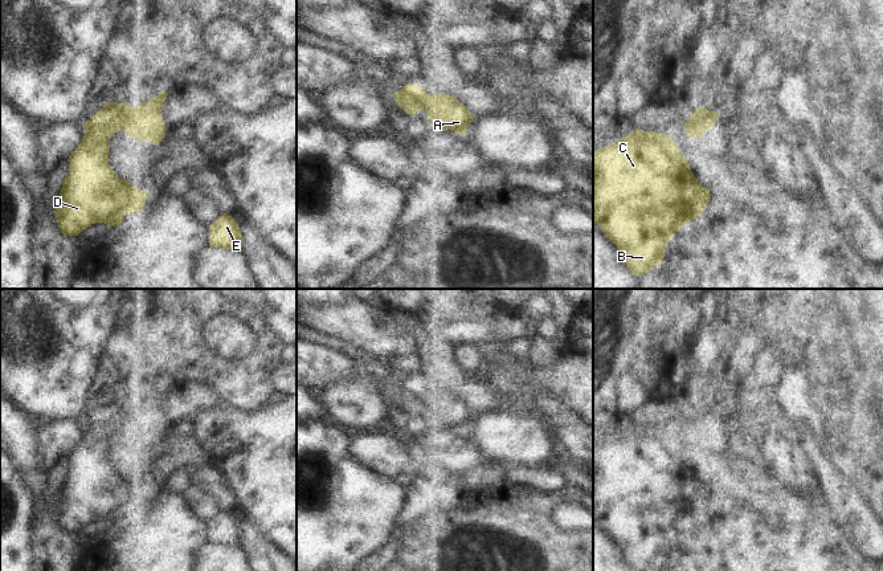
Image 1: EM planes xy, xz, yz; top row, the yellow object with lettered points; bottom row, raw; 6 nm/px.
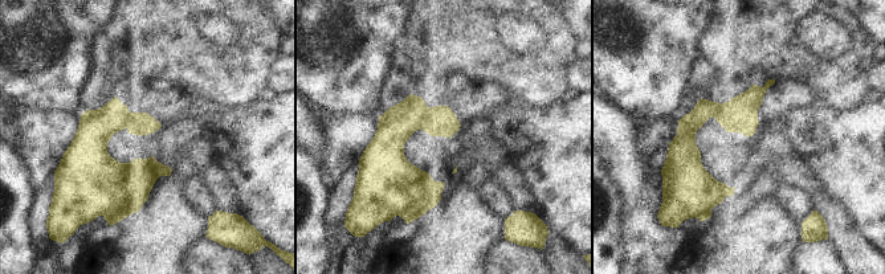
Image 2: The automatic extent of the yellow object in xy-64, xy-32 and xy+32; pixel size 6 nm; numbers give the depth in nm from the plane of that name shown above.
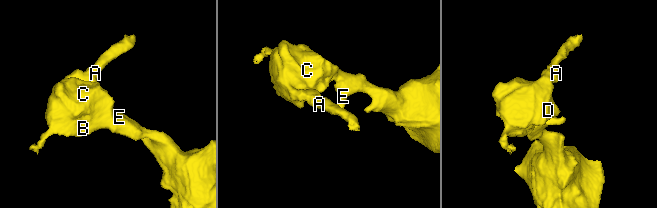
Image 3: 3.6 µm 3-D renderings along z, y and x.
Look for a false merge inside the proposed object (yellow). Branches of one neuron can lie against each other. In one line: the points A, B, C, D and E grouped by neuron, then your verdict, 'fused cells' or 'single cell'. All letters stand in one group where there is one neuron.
groups A / B C D E; fused cells

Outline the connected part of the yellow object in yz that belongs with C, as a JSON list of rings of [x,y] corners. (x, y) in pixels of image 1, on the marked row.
[[[635,129],[627,136],[593,152],[593,223],[617,246],[627,268],[637,277],[651,272],[662,262],[667,242],[684,224],[704,212],[711,196],[695,178],[680,148],[666,134]]]

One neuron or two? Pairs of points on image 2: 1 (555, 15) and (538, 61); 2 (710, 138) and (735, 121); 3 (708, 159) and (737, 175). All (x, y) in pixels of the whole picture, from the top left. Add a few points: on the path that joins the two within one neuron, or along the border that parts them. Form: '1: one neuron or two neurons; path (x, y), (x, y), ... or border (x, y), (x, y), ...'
1: one neuron; path (555, 27), (555, 44), (550, 49)
2: one neuron; path (717, 131), (729, 126)
3: one neuron; path (714, 159), (730, 168)

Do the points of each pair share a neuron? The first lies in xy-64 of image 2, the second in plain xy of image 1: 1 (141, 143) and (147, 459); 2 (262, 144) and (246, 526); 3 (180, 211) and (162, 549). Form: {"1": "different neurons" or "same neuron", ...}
{"1": "same neuron", "2": "different neurons", "3": "same neuron"}

